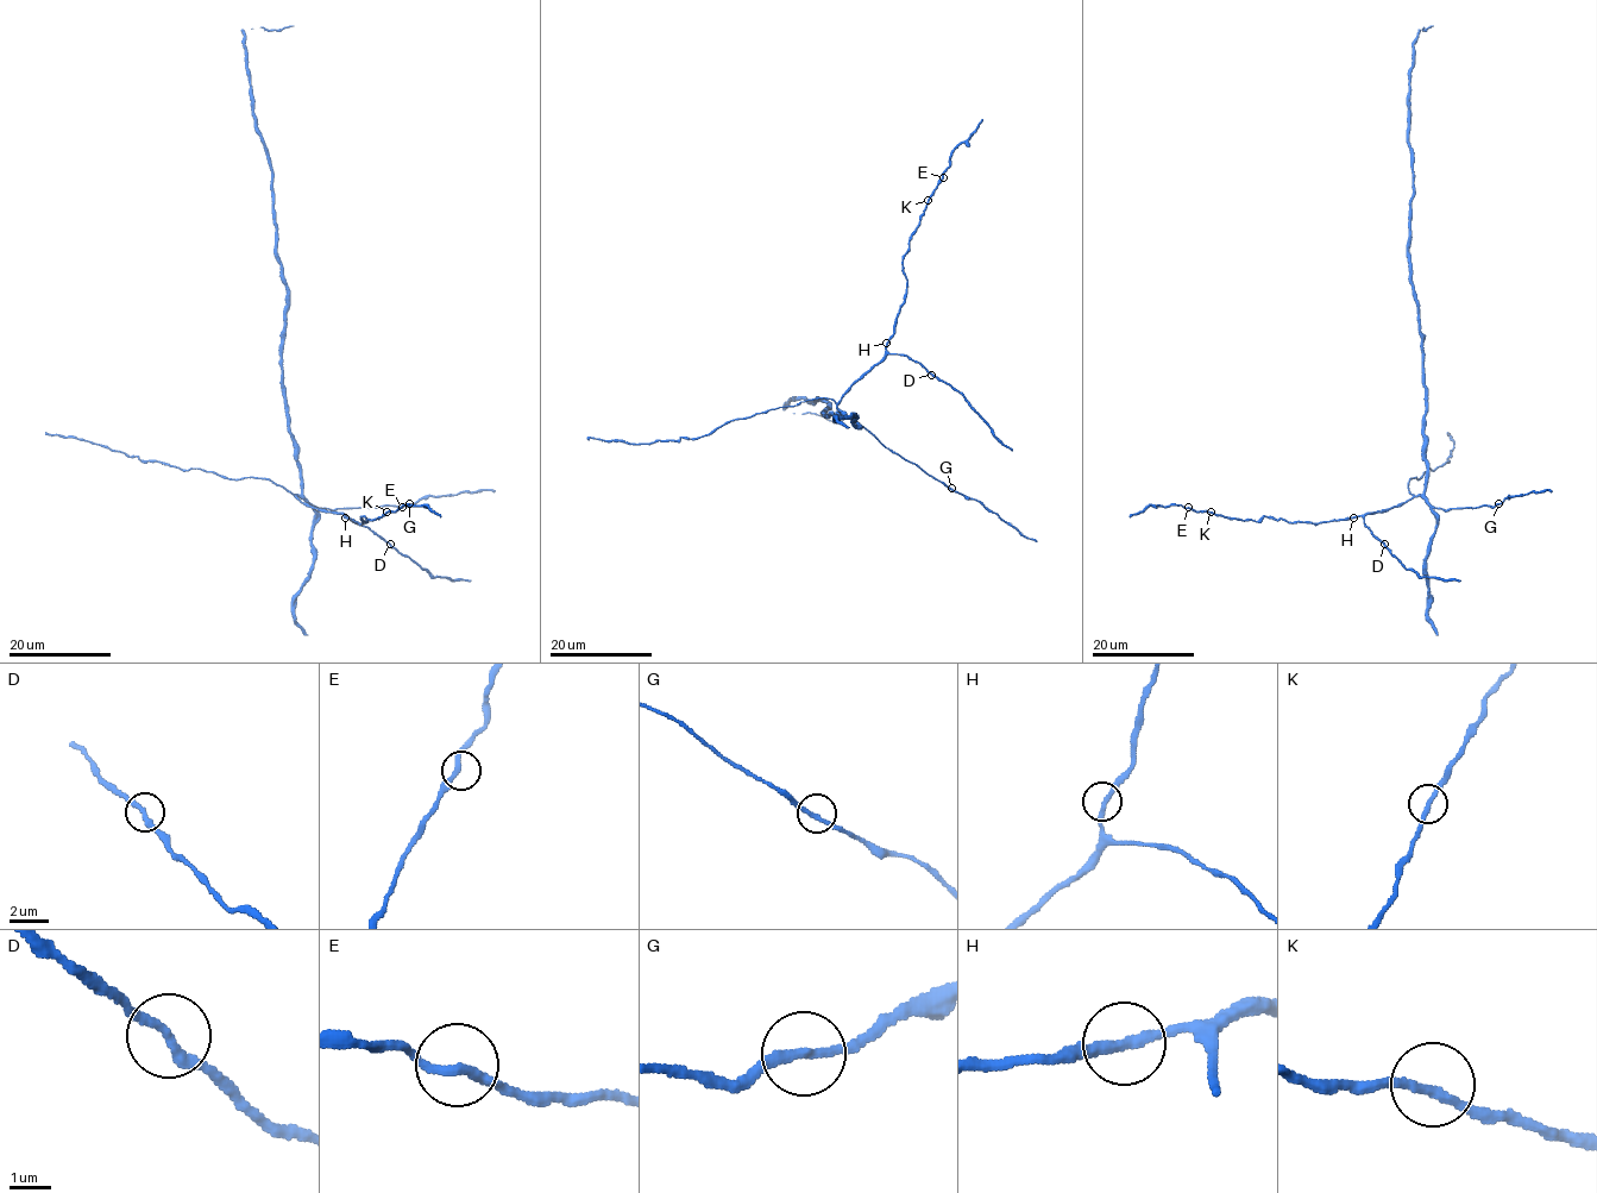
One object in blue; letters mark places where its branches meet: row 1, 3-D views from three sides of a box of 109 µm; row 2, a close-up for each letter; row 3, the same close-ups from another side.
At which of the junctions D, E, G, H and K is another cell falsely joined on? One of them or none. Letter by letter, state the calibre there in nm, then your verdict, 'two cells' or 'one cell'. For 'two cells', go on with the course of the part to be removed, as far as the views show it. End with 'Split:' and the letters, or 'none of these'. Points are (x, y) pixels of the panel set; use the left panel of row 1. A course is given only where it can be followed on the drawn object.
D: calibre 240 nm; one cell
E: calibre 240 nm; one cell
G: calibre 240 nm; one cell
H: calibre 240 nm; one cell
K: calibre 220 nm; one cell
Split: none of these

